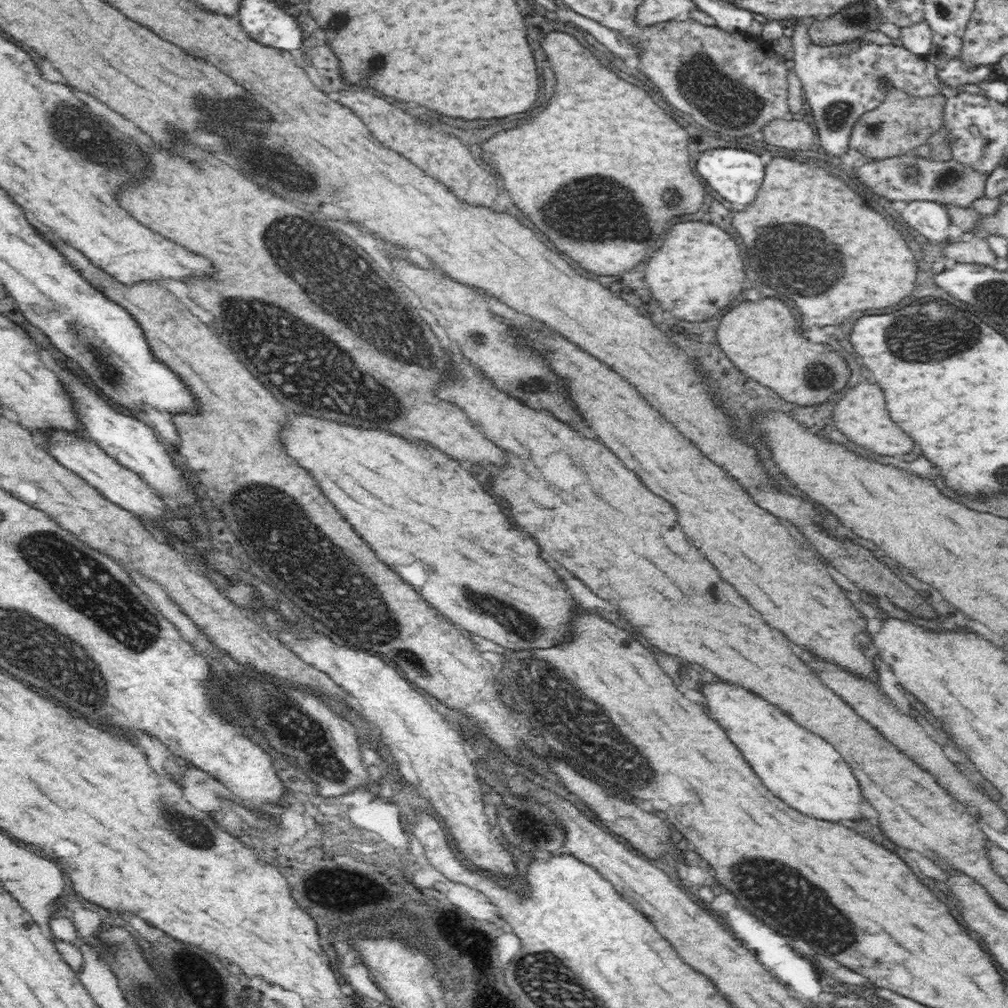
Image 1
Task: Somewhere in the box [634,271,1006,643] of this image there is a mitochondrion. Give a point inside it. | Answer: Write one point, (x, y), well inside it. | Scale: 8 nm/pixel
(952, 341)

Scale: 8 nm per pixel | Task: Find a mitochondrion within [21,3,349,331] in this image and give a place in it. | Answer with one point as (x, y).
(74, 118)

